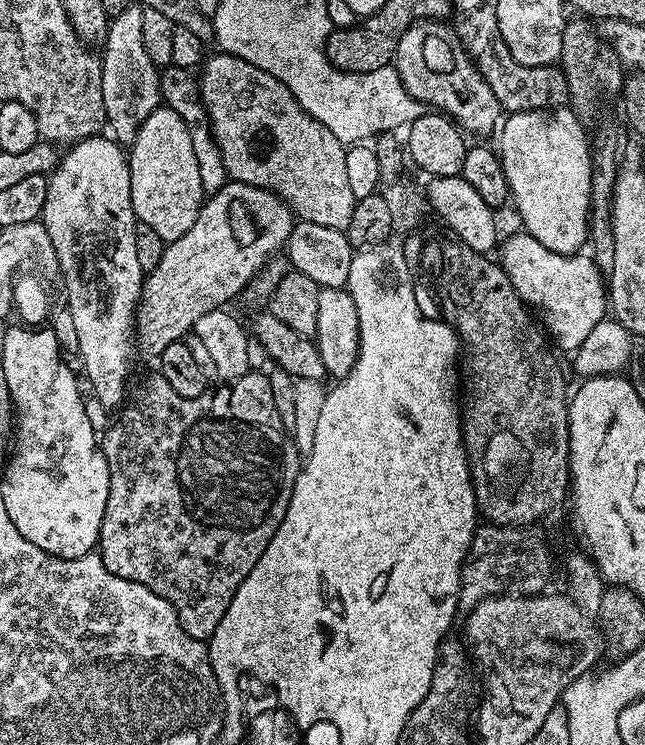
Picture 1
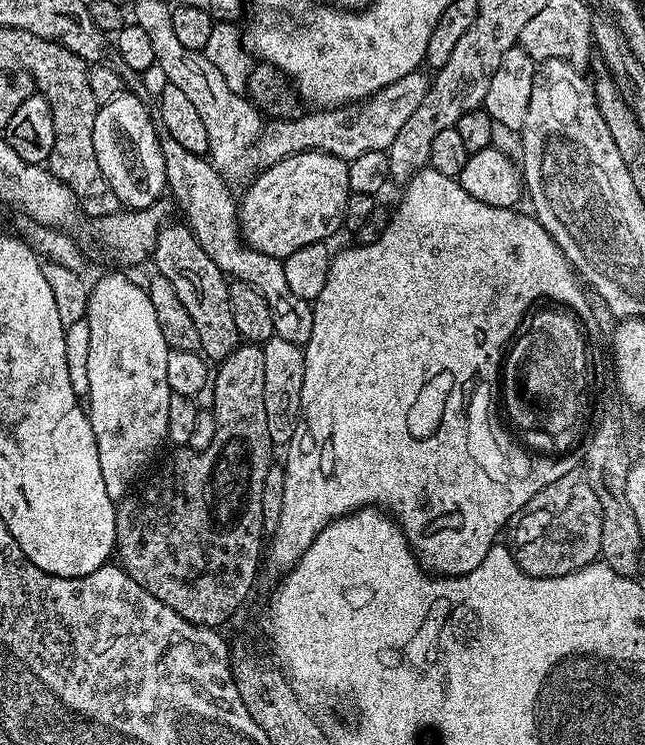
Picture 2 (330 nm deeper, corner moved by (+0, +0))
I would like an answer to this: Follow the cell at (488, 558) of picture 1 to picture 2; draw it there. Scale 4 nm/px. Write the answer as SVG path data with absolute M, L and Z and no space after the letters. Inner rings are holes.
M577 470L562 474L558 482L550 482L550 486L538 490L538 494L534 494L520 515L515 517L510 528L510 547L516 565L531 576L554 578L597 563L602 516L602 506L585 473Z

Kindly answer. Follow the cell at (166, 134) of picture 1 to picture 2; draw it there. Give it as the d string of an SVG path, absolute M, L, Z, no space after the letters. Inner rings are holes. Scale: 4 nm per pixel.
M121 94L114 98L114 102L97 107L94 118L94 154L98 154L98 166L102 166L102 174L110 190L118 194L125 209L148 208L163 197L160 195L165 195L168 179L166 162L162 162L161 139L153 113L152 116L148 113L147 106L136 94Z

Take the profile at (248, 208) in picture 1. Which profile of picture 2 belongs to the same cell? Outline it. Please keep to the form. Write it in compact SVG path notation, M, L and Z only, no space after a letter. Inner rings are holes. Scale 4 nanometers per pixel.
M299 152L290 158L282 158L276 164L267 165L263 169L265 172L247 185L249 188L245 190L244 197L241 195L238 200L240 234L244 243L262 254L270 254L284 261L290 254L294 254L294 250L302 250L302 246L331 241L331 236L339 228L345 227L344 211L350 182L348 165L349 161L329 152Z

